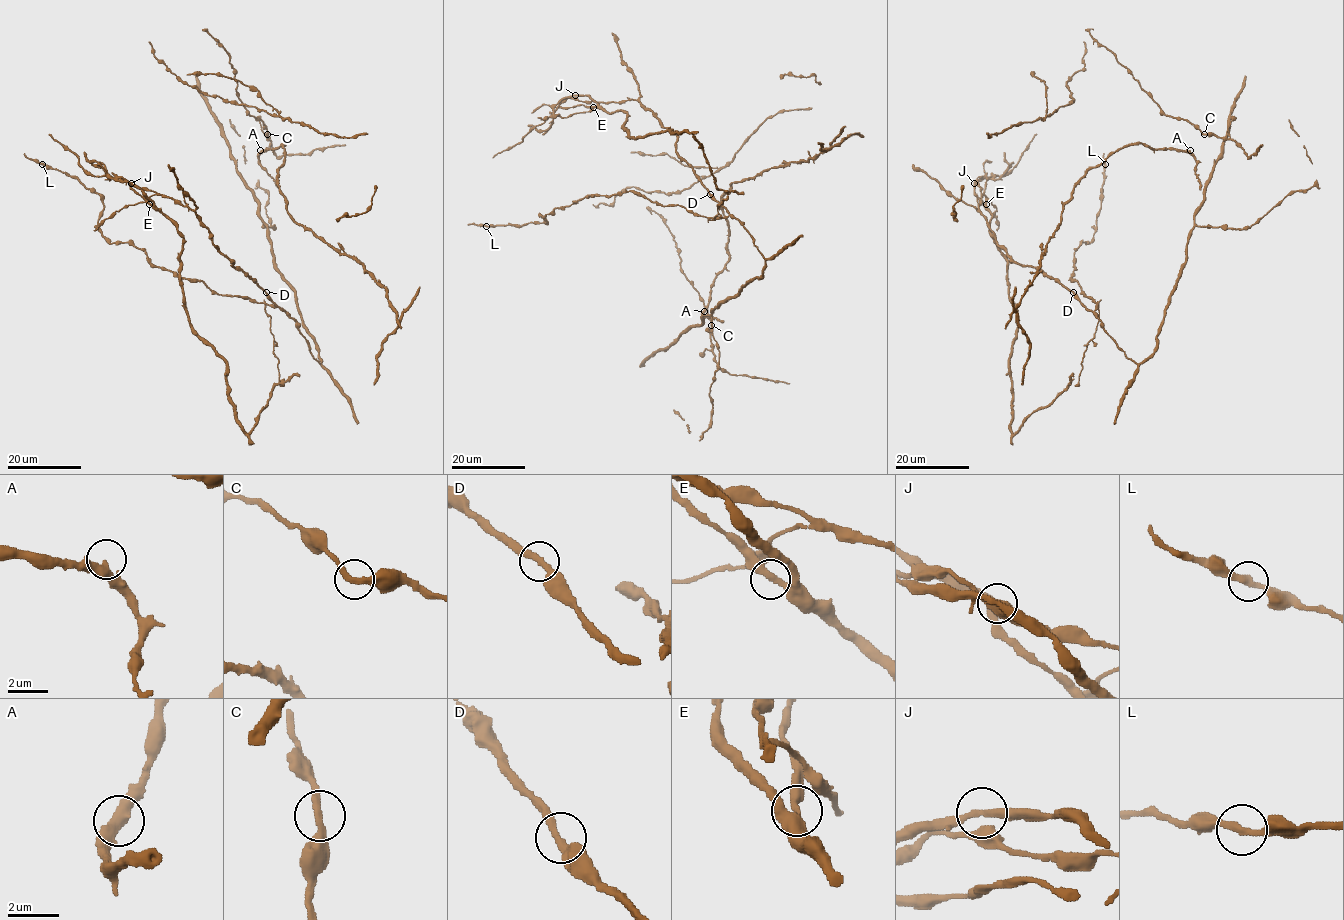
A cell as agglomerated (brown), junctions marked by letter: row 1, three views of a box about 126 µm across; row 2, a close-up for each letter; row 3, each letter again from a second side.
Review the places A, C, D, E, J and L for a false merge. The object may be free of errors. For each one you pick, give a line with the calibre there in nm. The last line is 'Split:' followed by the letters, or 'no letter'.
Split: no letter

